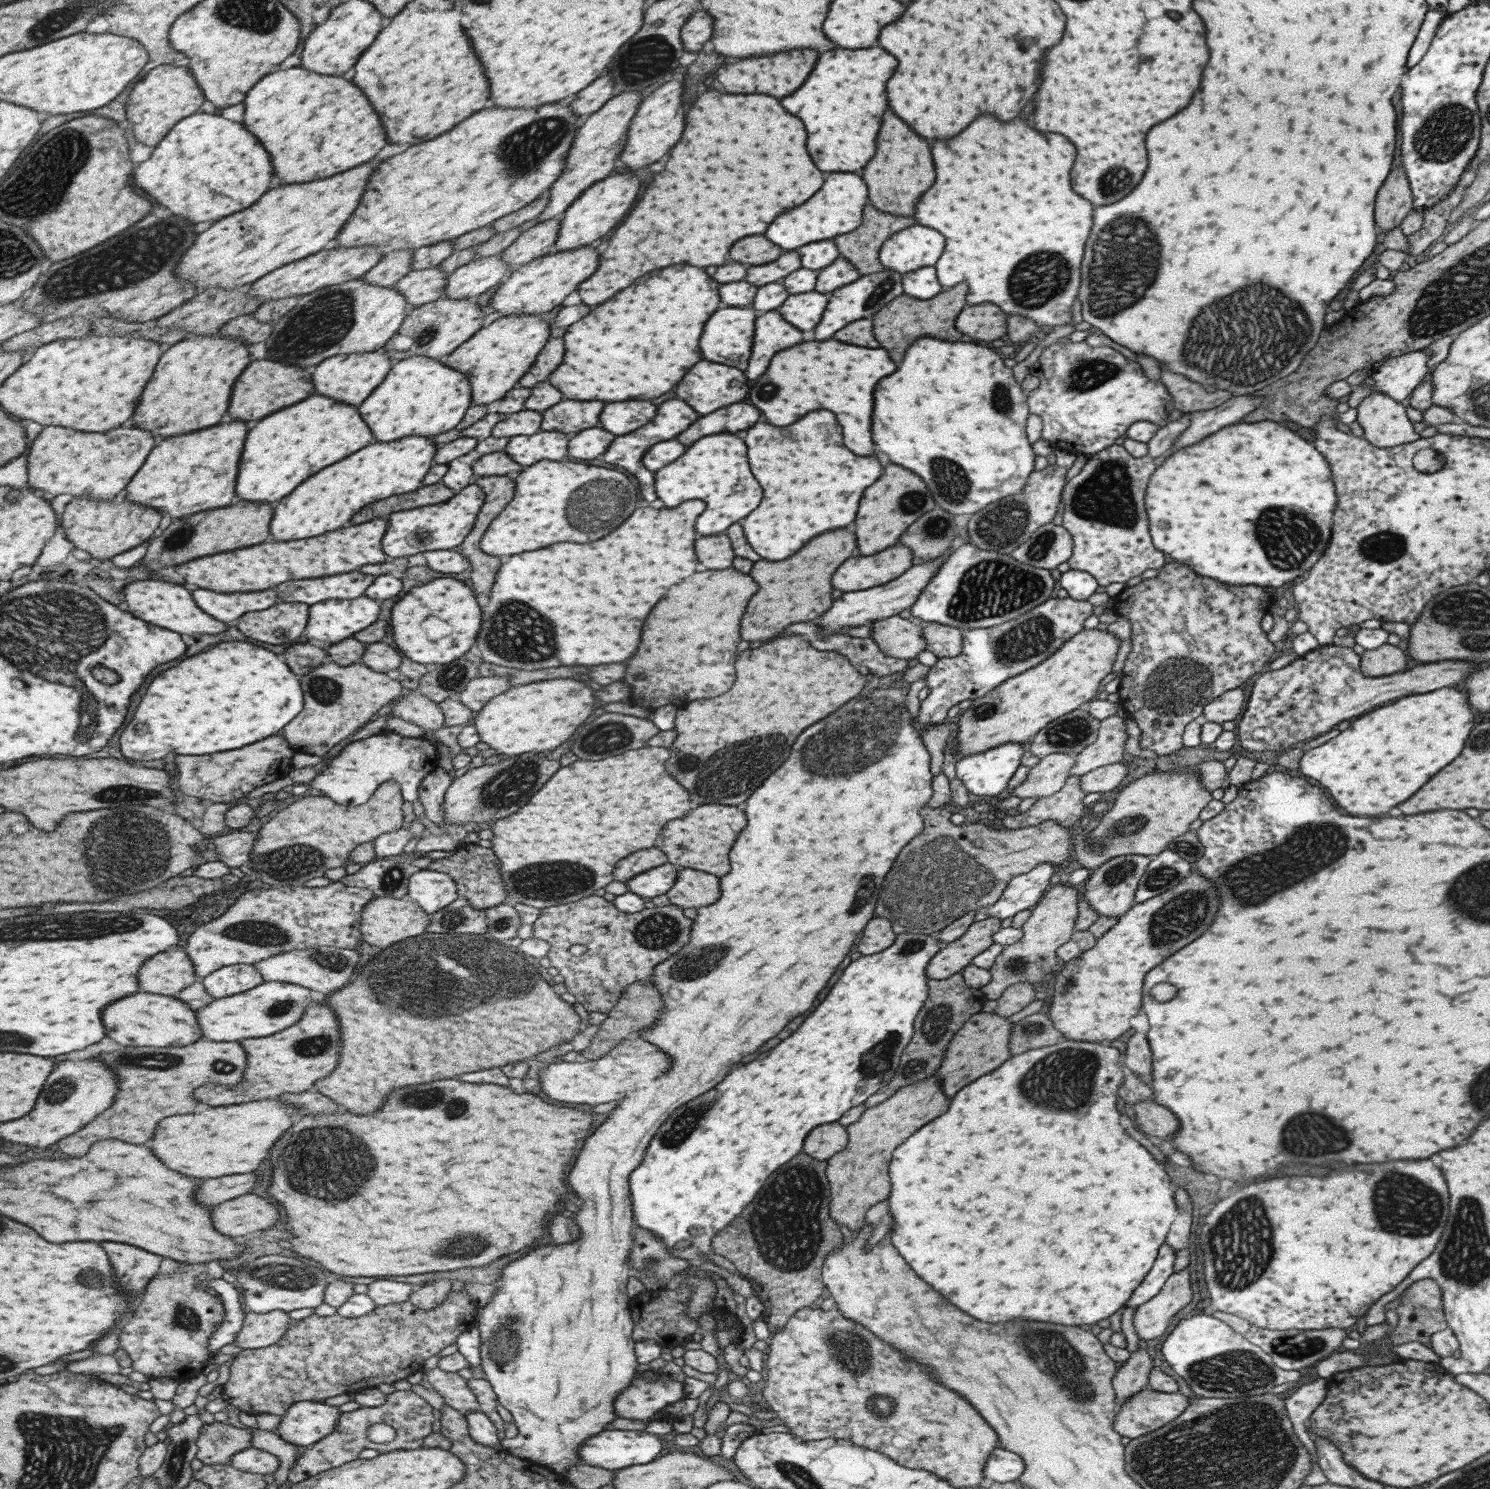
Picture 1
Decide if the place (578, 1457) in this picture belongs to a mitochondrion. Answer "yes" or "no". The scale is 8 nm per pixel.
no

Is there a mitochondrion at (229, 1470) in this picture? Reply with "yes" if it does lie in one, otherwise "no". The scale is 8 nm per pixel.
no

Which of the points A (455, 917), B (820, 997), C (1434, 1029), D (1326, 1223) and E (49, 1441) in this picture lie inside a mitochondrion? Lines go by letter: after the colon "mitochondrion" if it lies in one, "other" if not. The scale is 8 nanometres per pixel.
A: mitochondrion
B: other
C: other
D: other
E: mitochondrion

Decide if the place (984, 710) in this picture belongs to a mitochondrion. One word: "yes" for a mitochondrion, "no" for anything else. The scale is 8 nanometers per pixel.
yes

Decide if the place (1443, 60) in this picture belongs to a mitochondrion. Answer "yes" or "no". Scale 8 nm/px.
no

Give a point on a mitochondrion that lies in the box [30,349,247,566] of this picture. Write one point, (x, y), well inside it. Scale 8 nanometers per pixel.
(177, 541)

